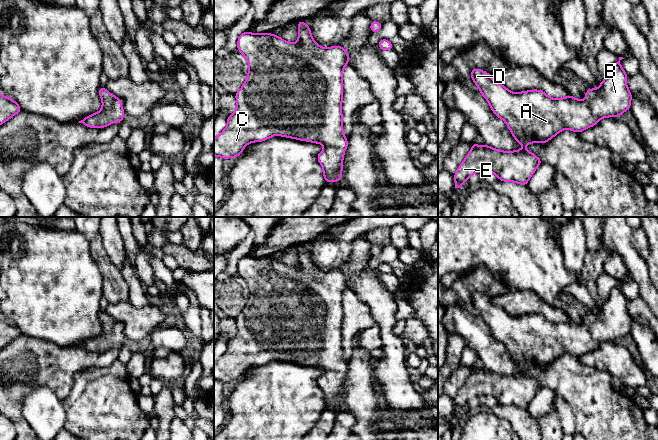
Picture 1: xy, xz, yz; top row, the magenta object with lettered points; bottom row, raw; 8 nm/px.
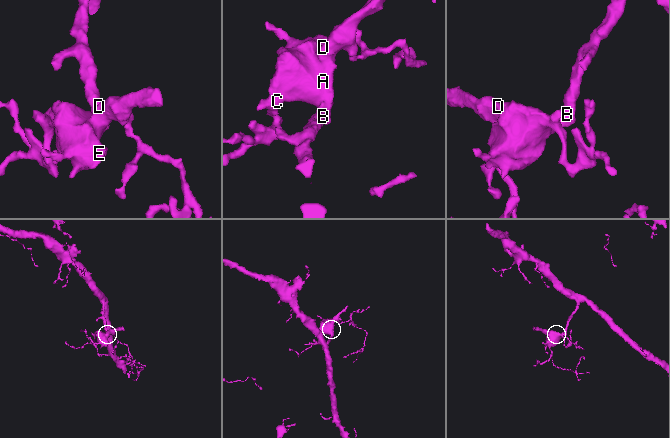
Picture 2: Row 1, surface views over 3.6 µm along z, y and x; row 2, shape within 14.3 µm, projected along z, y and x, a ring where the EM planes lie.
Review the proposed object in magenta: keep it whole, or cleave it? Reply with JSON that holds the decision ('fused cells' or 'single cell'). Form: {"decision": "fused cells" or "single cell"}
{"decision": "single cell"}

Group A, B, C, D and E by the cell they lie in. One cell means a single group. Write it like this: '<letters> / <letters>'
A B C D E

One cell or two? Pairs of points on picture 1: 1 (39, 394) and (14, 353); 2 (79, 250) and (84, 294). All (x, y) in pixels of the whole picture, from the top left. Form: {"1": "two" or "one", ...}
{"1": "two", "2": "one"}

